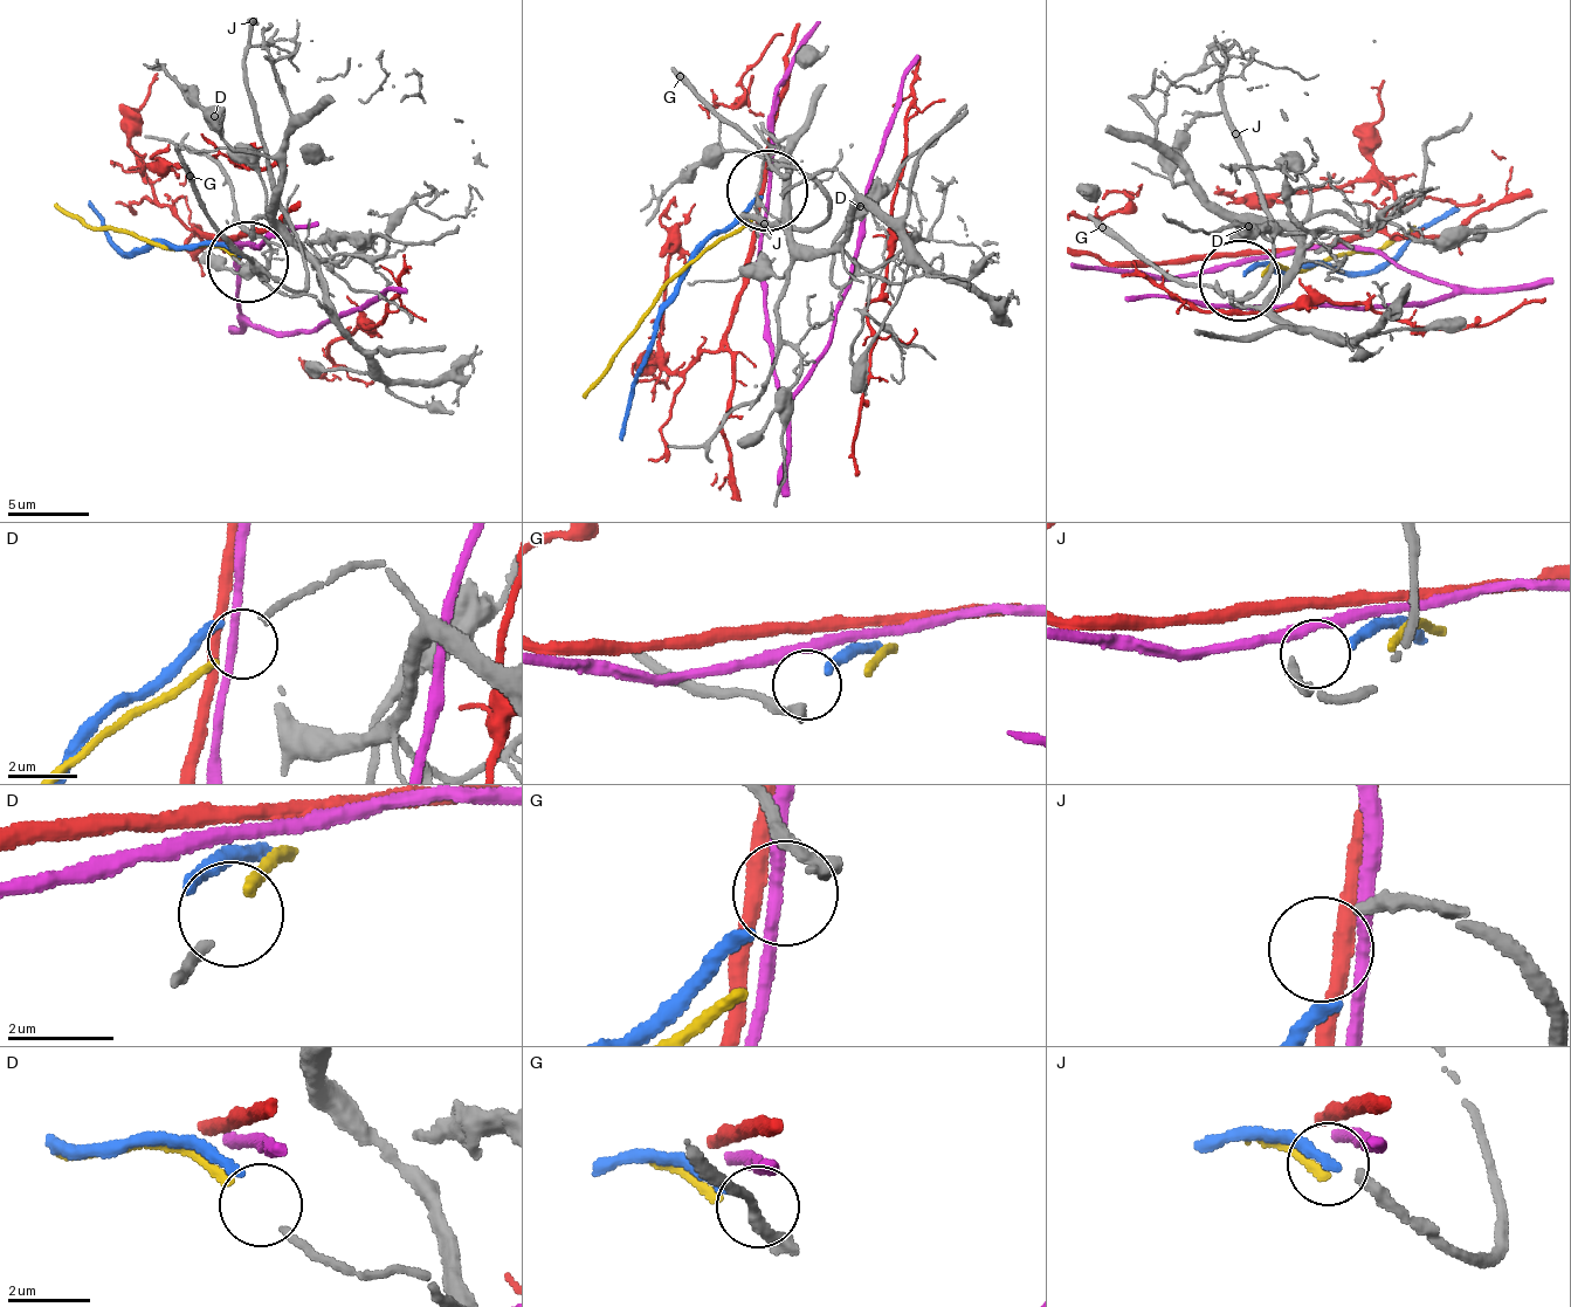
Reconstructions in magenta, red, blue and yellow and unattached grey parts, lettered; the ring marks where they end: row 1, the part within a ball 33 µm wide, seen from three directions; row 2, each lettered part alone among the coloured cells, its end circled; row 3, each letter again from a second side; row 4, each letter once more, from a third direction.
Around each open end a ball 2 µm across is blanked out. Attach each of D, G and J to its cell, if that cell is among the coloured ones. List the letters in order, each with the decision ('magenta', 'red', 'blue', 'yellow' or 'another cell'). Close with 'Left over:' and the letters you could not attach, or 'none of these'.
D: yellow
G: blue
J: another cell
Left over: J

